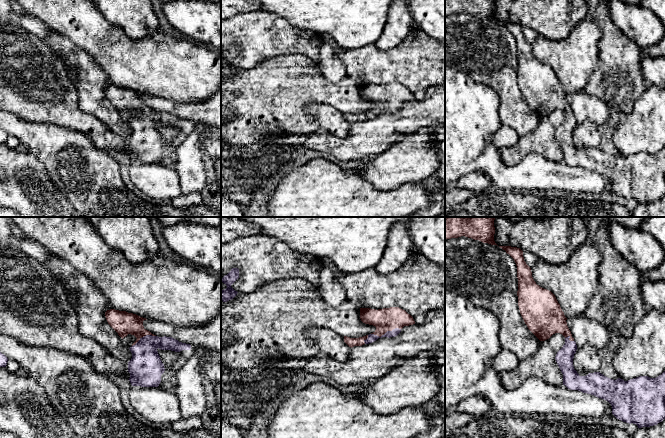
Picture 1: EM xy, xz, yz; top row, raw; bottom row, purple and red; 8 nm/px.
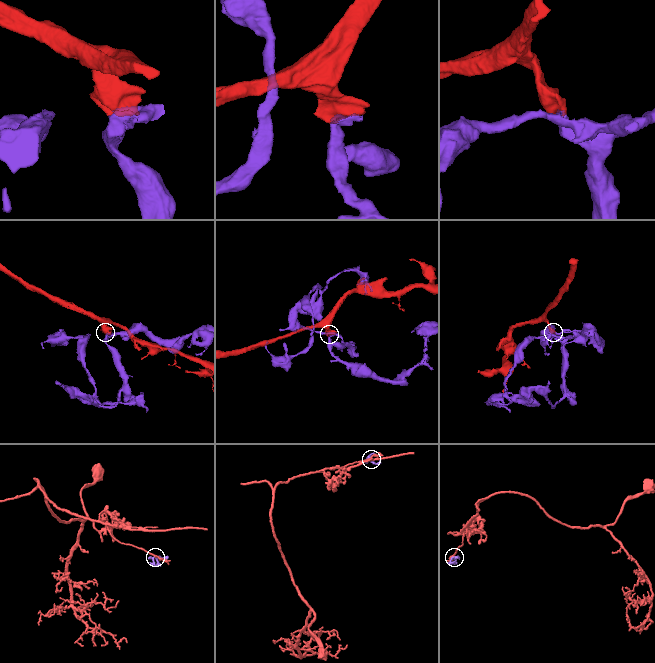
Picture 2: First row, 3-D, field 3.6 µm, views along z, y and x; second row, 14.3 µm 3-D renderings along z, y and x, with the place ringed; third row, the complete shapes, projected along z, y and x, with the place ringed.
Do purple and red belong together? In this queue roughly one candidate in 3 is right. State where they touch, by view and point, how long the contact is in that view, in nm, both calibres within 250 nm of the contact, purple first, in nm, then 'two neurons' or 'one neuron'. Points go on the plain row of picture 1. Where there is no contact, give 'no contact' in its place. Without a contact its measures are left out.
xz (386, 108) | 240 nm | 70/190 nm | one neuron

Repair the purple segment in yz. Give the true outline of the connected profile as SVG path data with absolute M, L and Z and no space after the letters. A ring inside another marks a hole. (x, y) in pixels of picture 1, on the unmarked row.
M499 23L516 39L518 82L528 105L540 117L555 109L565 113L565 120L555 133L563 150L563 161L608 177L617 195L636 200L638 204L662 198L665 195L665 147L656 154L639 152L628 157L613 156L600 148L580 152L573 142L577 121L555 71L536 60L520 24Z

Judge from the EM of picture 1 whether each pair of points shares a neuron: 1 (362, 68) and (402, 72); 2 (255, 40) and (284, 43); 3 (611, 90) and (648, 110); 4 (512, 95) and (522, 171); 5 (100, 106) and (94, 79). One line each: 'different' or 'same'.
1: same
2: same
3: different
4: different
5: same

